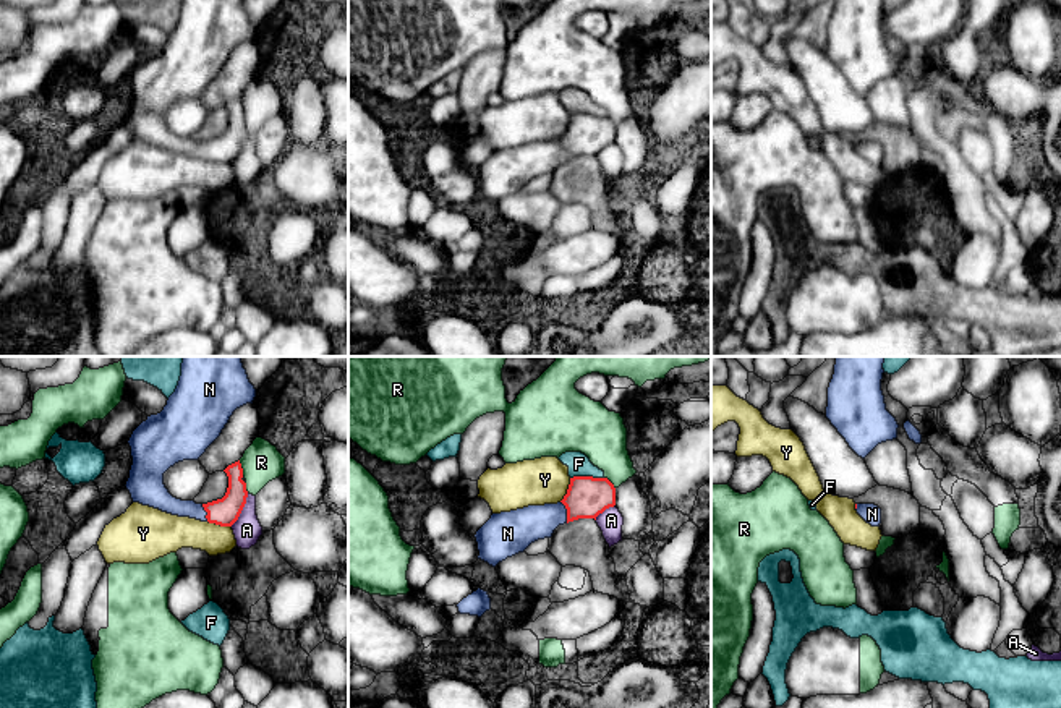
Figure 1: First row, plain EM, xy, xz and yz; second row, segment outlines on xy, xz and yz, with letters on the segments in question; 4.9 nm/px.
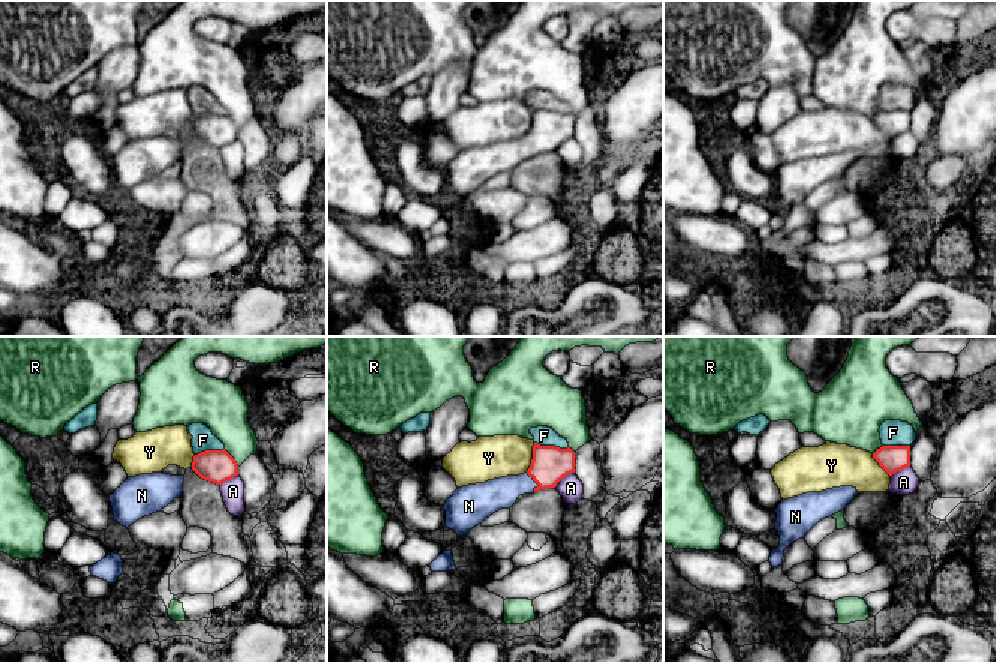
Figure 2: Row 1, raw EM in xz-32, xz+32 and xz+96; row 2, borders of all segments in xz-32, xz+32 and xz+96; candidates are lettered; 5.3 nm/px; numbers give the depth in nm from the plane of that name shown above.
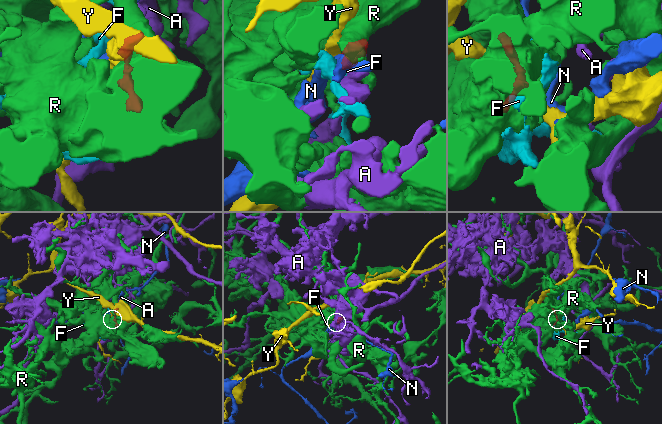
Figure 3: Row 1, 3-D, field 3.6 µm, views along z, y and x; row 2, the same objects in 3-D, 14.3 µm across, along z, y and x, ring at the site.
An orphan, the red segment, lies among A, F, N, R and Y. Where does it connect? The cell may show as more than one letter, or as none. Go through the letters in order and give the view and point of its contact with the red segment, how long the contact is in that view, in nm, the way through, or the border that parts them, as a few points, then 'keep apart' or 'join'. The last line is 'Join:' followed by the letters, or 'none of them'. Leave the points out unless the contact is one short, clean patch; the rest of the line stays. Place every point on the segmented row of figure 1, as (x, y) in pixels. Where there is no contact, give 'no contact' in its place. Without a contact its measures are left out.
A: contact xy (242, 509); length 190 nm; keep apart
F: contact xz (587, 477); length 170 nm; keep apart
N: contact xz (567, 512); length 120 nm; join
R: contact xy (242, 469); length 80 nm; keep apart
Y: contact xy (219, 524); length 120 nm; border xy (208, 520), (230, 527); keep apart
Join: N

